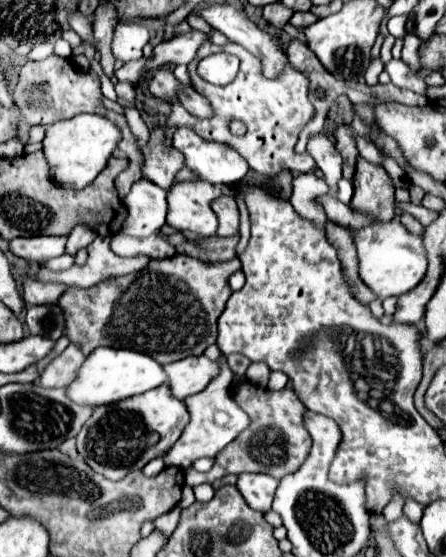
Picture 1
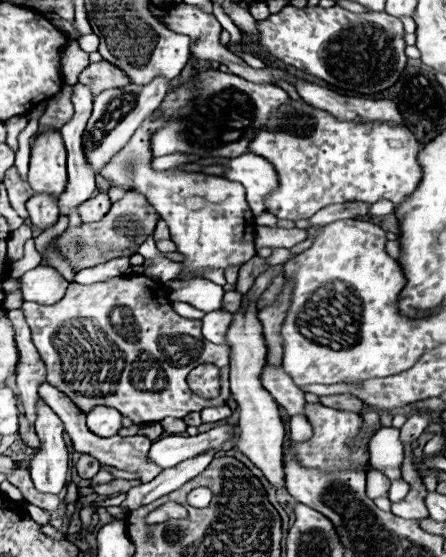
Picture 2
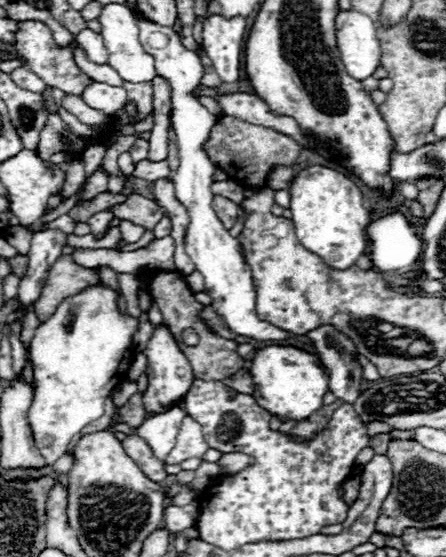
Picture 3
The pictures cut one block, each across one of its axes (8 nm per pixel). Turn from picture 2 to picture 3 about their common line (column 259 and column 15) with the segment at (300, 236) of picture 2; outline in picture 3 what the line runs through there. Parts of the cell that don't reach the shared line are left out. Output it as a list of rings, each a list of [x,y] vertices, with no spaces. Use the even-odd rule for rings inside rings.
[[[12,226],[6,236],[6,242],[12,244],[22,256],[26,256],[30,250],[30,238],[32,238],[32,234],[24,226]]]

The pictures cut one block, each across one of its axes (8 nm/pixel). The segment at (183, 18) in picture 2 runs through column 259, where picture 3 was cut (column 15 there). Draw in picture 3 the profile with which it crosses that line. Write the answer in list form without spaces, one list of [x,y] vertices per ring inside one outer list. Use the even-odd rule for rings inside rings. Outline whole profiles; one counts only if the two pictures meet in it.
[[[22,66],[22,68],[16,68],[14,72],[10,72],[8,74],[16,84],[20,84],[22,88],[28,88],[30,92],[44,92],[44,88],[46,88],[46,84],[36,76],[36,74],[32,74],[26,66]]]

